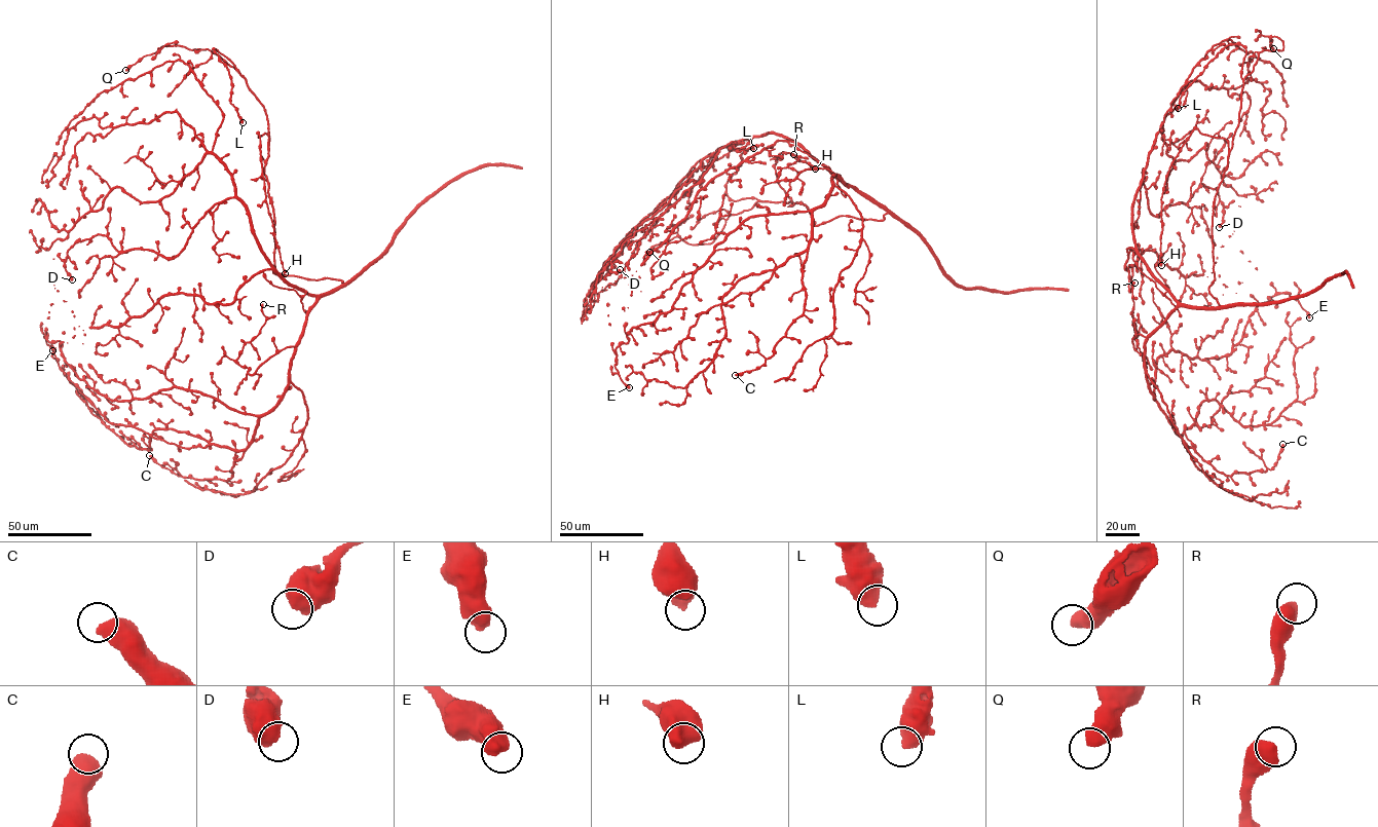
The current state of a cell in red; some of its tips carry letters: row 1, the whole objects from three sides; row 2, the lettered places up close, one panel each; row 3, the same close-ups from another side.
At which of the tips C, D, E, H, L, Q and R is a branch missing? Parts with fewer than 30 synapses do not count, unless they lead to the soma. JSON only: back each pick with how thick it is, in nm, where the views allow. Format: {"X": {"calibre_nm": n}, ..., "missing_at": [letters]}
{"missing_at": []}

